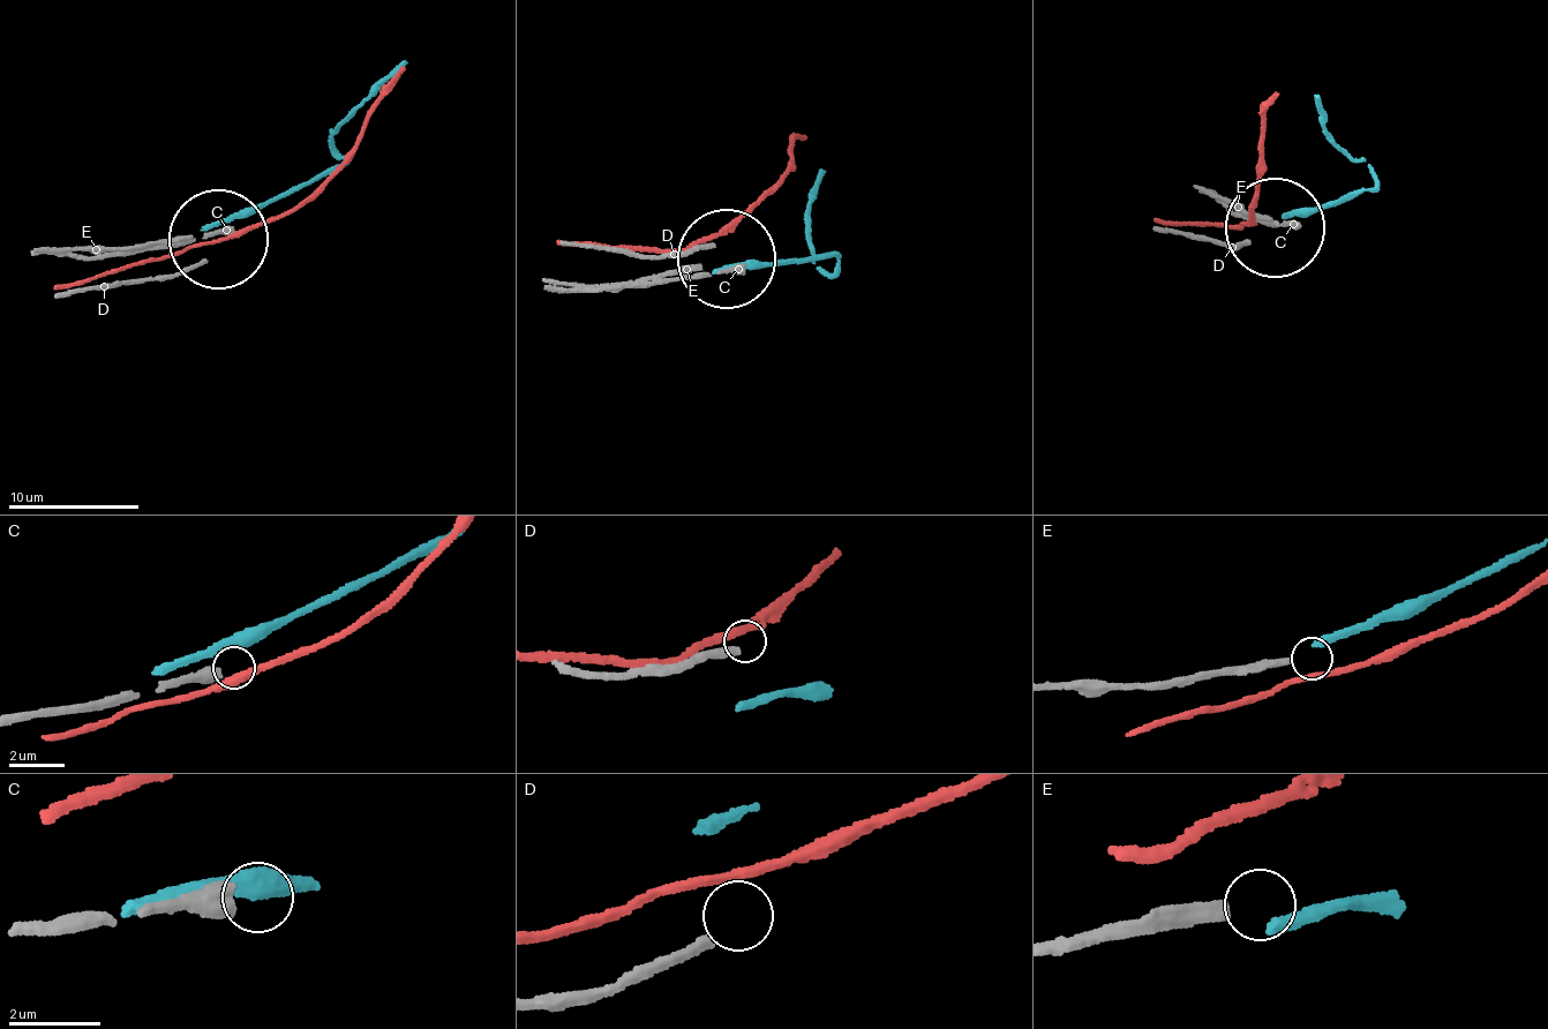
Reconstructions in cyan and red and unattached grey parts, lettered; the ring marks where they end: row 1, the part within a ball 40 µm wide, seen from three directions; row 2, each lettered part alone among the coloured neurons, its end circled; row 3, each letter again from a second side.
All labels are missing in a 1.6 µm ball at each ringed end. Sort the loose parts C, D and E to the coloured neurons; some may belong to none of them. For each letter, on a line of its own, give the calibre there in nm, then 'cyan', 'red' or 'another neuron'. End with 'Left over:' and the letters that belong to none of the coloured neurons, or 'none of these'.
C: calibre 500 nm; another neuron
D: calibre 260 nm; another neuron
E: calibre 300 nm; another neuron
Left over: C, D, E

